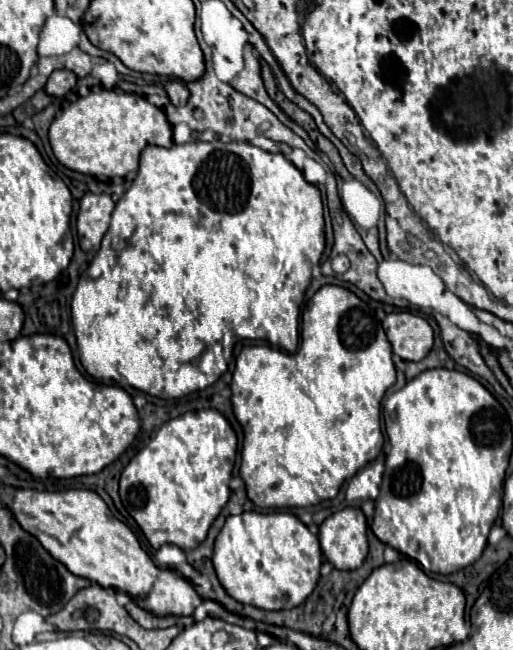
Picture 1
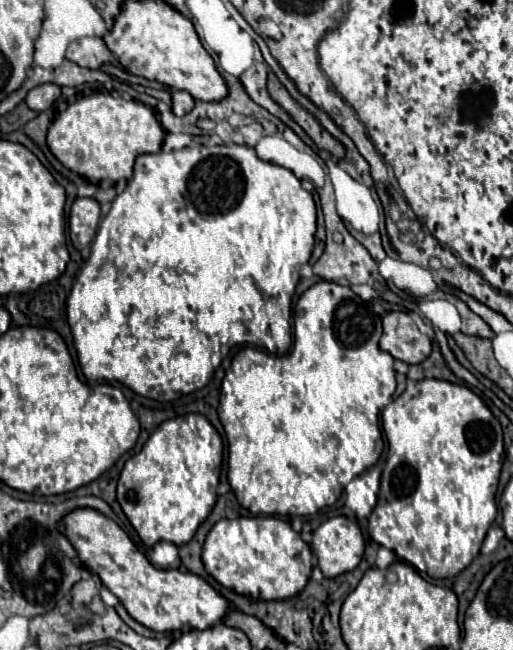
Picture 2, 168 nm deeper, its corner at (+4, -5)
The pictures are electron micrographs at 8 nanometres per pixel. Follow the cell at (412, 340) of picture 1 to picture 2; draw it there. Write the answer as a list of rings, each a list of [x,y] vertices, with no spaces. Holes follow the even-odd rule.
[[[392,311],[384,317],[384,335],[380,339],[380,349],[388,351],[394,359],[404,363],[422,363],[430,351],[430,339],[420,333],[414,319],[404,311]]]

